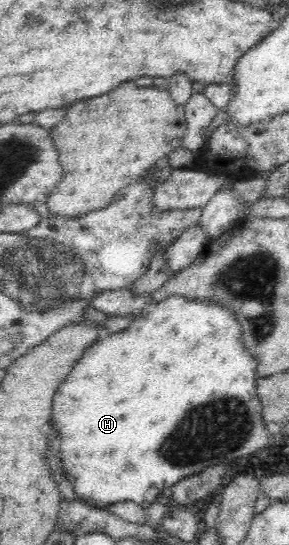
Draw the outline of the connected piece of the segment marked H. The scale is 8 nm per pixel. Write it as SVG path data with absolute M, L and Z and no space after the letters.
M172 295L155 303L151 311L136 317L123 331L103 333L95 343L83 351L57 389L52 403L50 426L57 429L61 439L61 467L67 473L67 482L71 486L70 495L79 496L79 501L101 509L104 509L106 505L119 502L135 502L141 507L149 507L156 501L155 498L164 487L171 487L188 475L196 474L205 467L219 463L226 464L273 448L273 436L269 434L263 422L264 416L256 385L259 375L256 371L257 358L245 350L241 341L241 327L237 323L235 314L227 310L227 307L209 300L193 300Z

